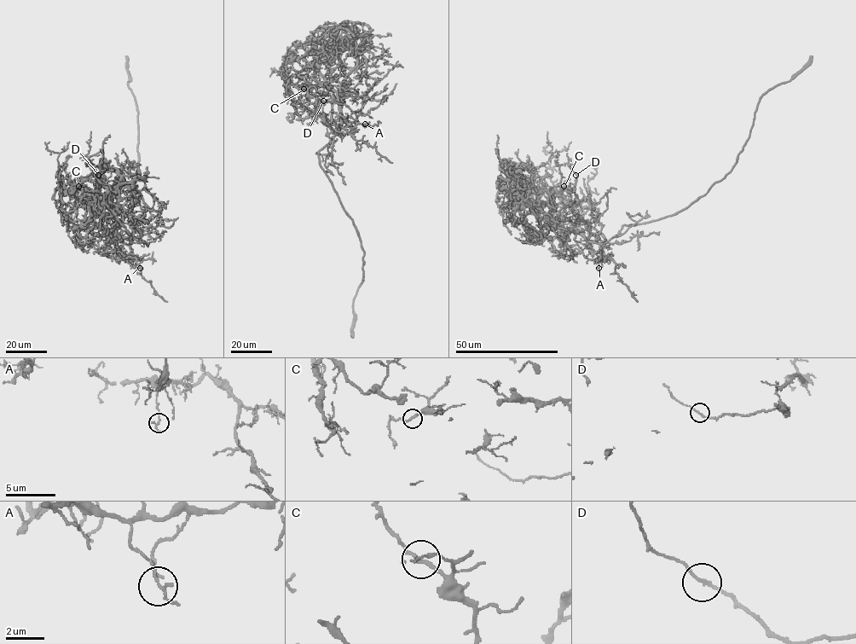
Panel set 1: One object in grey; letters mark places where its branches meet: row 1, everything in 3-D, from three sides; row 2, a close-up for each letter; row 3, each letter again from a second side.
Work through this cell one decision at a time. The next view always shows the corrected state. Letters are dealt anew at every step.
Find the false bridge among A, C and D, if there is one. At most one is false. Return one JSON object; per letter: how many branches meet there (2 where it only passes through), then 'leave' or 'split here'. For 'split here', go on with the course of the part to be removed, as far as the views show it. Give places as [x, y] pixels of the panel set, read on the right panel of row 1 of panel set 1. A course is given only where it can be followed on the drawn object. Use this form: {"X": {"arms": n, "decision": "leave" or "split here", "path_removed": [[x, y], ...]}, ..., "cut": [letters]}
{"A": {"arms": 2, "decision": "split here", "path_removed": [[598, 268], [572, 257], [569, 217], [540, 233], [534, 186], [528, 171]]}, "C": {"arms": 2, "decision": "leave"}, "D": {"arms": 2, "decision": "leave"}, "cut": ["A"]}

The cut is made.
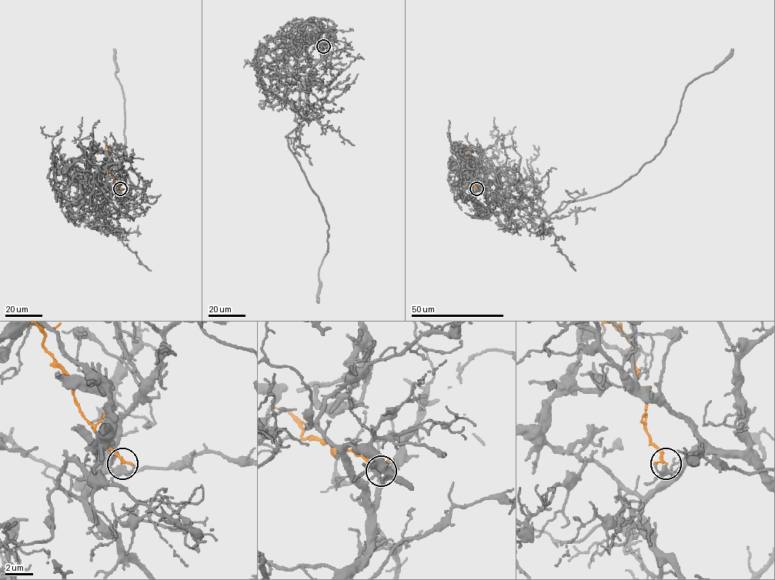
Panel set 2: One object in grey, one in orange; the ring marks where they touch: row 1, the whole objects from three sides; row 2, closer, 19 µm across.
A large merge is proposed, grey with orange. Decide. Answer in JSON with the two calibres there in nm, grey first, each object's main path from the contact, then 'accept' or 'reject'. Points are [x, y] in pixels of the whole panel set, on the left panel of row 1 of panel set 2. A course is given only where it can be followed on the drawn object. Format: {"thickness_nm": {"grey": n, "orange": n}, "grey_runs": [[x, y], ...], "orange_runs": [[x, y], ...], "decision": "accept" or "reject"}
{"thickness_nm": {"grey": 320, "orange": 200}, "grey_runs": [[120, 188], [102, 206], [105, 217], [84, 201], [115, 179], [125, 154], [125, 98], [115, 74], [115, 48]], "orange_runs": [[120, 188], [110, 173], [107, 151], [111, 152], [110, 156]], "decision": "reject"}

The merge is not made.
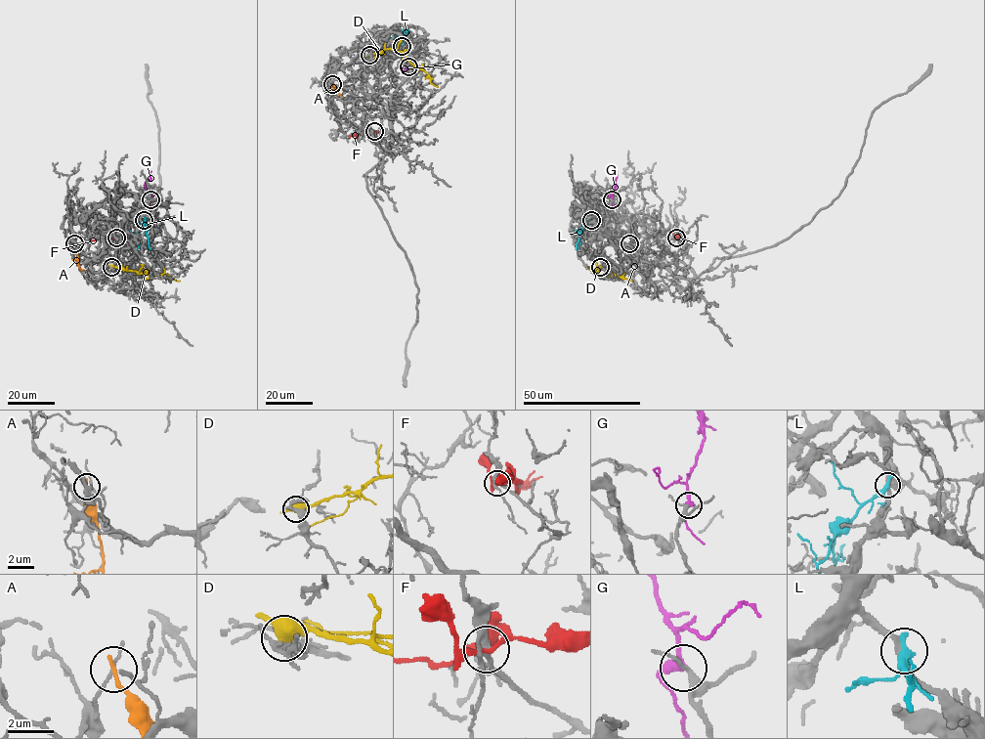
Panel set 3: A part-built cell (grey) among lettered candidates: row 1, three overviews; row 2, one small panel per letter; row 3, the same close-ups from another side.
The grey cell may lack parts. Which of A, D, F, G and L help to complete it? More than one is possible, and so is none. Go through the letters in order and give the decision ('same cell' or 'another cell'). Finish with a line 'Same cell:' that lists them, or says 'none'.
A: another cell
D: another cell
F: another cell
G: same cell
L: another cell
Same cell: G

